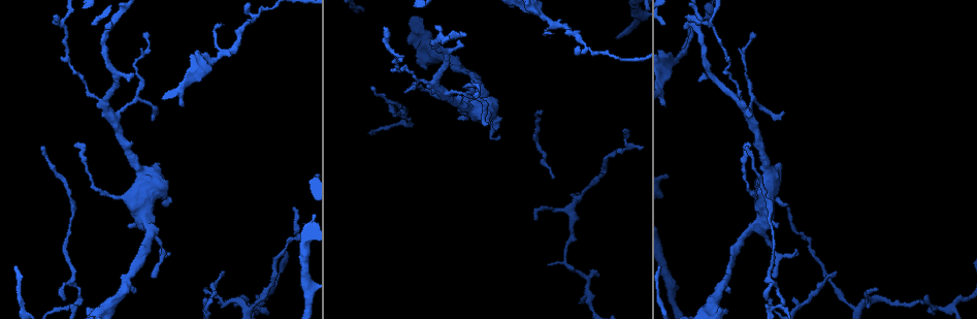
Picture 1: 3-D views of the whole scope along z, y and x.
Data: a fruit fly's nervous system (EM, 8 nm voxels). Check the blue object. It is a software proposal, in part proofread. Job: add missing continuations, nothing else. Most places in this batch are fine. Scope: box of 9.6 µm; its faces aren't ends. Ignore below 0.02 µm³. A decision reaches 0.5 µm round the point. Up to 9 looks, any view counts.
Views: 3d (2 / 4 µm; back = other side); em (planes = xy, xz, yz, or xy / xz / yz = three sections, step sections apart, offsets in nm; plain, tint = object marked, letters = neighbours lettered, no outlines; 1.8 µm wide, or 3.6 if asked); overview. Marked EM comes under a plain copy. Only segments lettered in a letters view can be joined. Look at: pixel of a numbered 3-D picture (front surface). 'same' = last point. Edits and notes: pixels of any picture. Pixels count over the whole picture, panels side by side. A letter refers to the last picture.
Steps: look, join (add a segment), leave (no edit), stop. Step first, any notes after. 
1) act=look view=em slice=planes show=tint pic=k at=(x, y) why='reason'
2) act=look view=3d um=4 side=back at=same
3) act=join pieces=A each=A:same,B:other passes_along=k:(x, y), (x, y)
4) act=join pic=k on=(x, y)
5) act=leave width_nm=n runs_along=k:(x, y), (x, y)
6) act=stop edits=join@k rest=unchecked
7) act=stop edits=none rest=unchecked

act=look view=3d um=4 side=back pic=1 at=(749, 142) why='an open end'

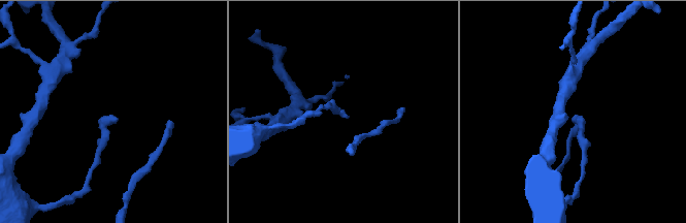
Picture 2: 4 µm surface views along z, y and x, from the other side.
act=look view=em slice=planes show=letters pic=2 at=(114, 117)

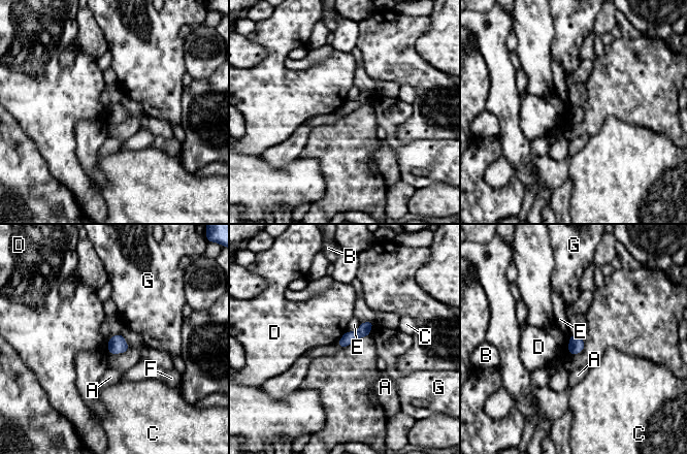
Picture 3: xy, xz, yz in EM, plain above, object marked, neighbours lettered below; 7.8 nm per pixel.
act=leave width_nm=90 each=A:other,B:other,C:other,D:other,E:other,F:other,G:other runs_along=3:(369, 324), (361, 332), (340, 343) found='no lettered segment goes on from it'

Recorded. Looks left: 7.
act=look view=em slice=yz step=4 show=letters pic=1 at=(395, 109)

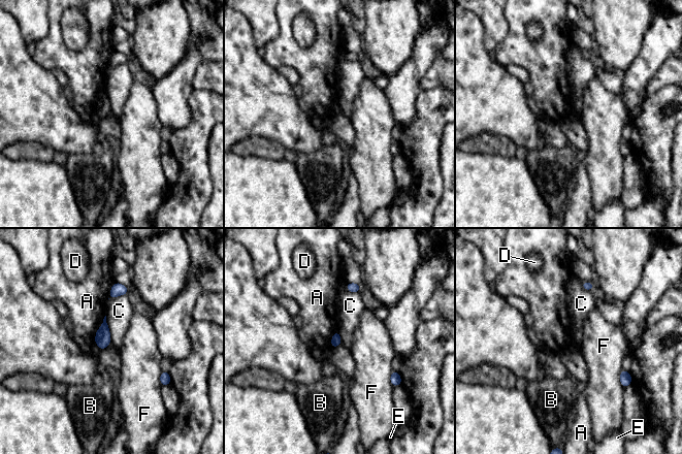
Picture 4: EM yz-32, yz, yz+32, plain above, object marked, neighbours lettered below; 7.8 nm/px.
act=look view=em slice=planes show=letters at=same why='another direction'

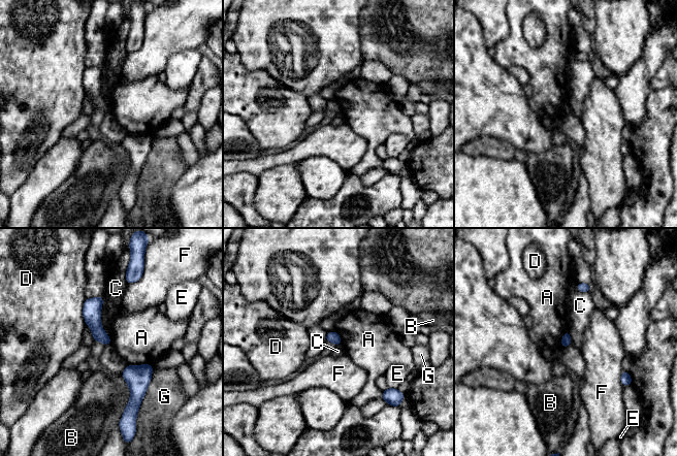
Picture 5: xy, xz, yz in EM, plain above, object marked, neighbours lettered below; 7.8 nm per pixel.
act=leave each=A:other,B:other,C:other,D:other,E:other,F:other,G:other border=5:(103, 298), (101, 327), (109, 337) found='no lettered segment goes on from it'

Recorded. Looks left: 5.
act=look view=em um=3.6 slice=planes show=letters pic=1 at=(472, 109)

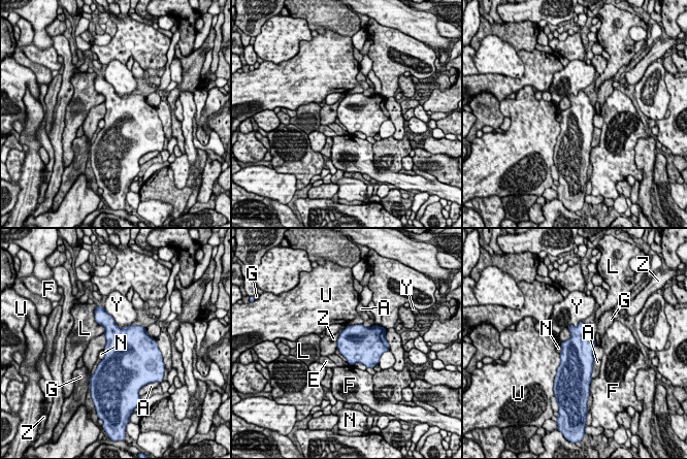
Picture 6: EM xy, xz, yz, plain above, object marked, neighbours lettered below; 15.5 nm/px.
act=leave width_nm=500 each=A:other,E:other,F:other,G:other,L:other,N:other,U:other,Y:other,Z:other border=6:(344, 329), (338, 335), (336, 349) found='no lettered segment goes on from it'

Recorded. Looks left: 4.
act=look view=3d um=4 pic=1 at=(295, 207) why='branch stops here'

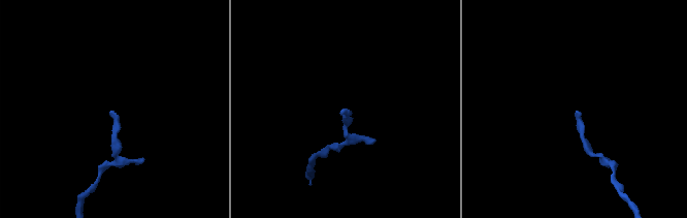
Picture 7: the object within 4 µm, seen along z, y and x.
act=look view=em slice=planes show=tint pic=7 at=(341, 110) why='now the EM'

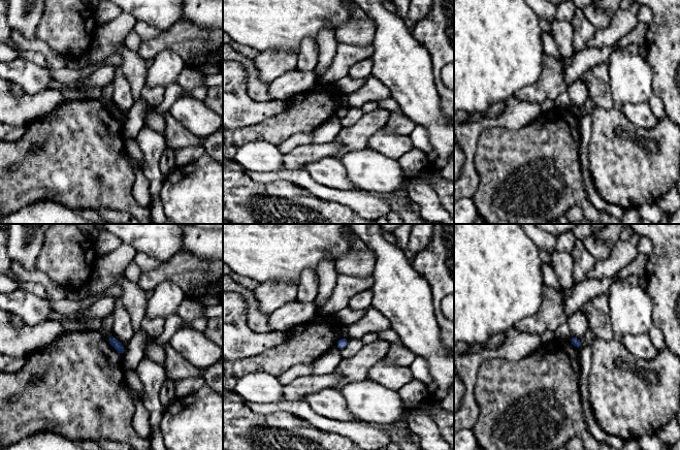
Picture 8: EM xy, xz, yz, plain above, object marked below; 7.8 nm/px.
act=look view=em slice=planes show=letters at=same

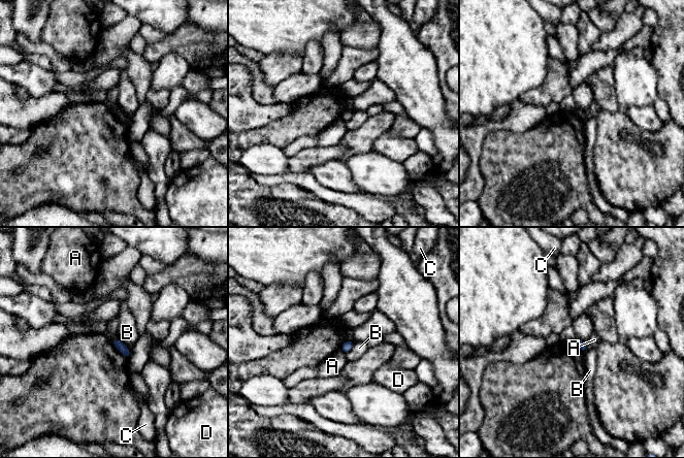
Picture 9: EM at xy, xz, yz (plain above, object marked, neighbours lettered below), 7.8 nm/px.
act=leave each=A:other,B:other,C:other,D:other border=9:(354, 340), (353, 347), (345, 354) found='no lettered segment goes on from it'

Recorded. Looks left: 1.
act=stop edits=none rest=unchecked

